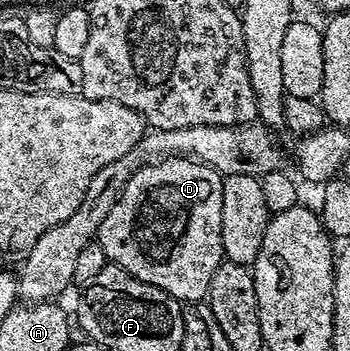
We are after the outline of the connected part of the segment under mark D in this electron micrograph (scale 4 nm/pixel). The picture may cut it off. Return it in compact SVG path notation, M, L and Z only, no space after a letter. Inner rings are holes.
M169 157L144 165L124 184L108 216L100 224L96 240L113 265L172 295L177 302L200 303L207 297L213 273L224 260L220 212L224 201L223 175L193 157Z

